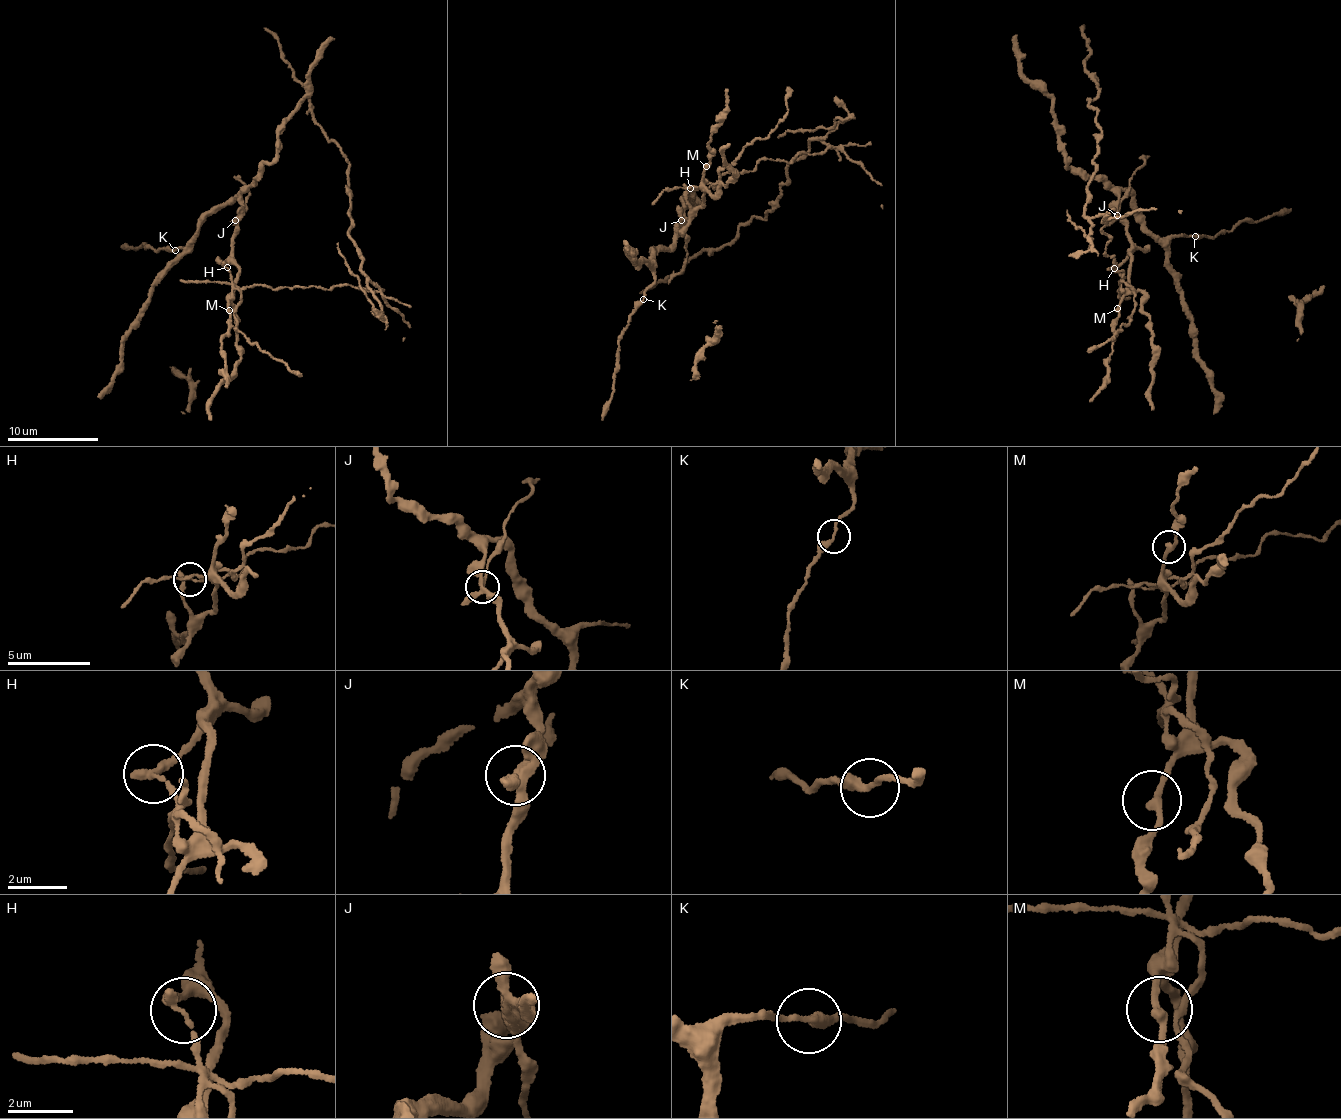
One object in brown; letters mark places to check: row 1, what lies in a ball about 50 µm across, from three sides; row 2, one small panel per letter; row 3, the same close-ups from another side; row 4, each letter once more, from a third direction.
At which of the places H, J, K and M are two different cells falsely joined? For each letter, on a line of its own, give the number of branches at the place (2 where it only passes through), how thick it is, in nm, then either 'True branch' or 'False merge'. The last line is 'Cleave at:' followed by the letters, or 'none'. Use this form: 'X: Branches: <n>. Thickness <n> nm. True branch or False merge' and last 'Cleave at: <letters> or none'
H: Branches: 2. Thickness 240 nm. False merge
J: Branches: 3. Thickness 260 nm. False merge
K: Branches: 2. Thickness 240 nm. True branch
M: Branches: 2. Thickness 240 nm. True branch
Cleave at: H, J

